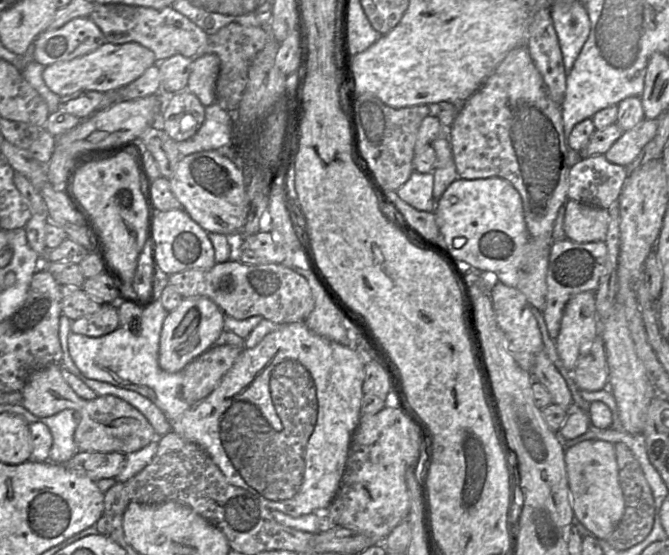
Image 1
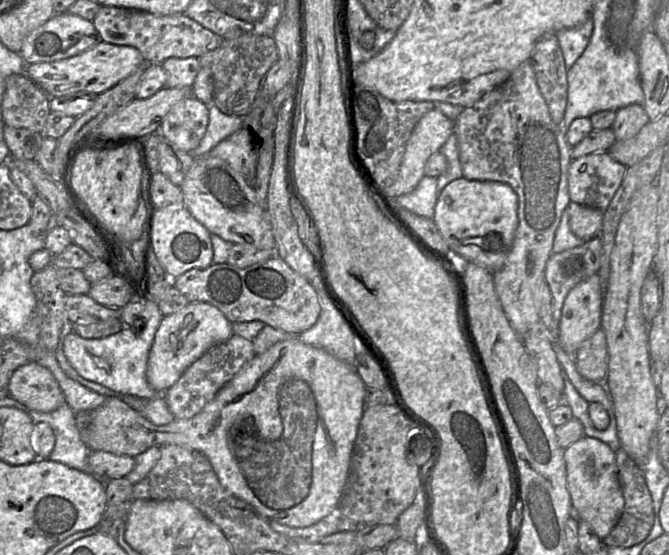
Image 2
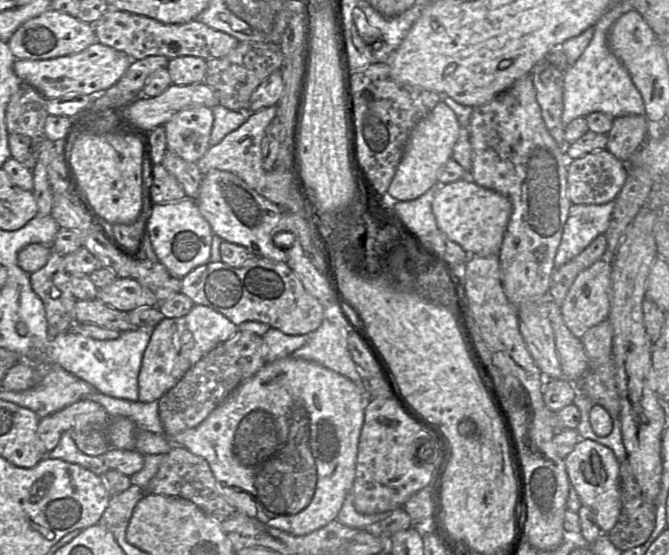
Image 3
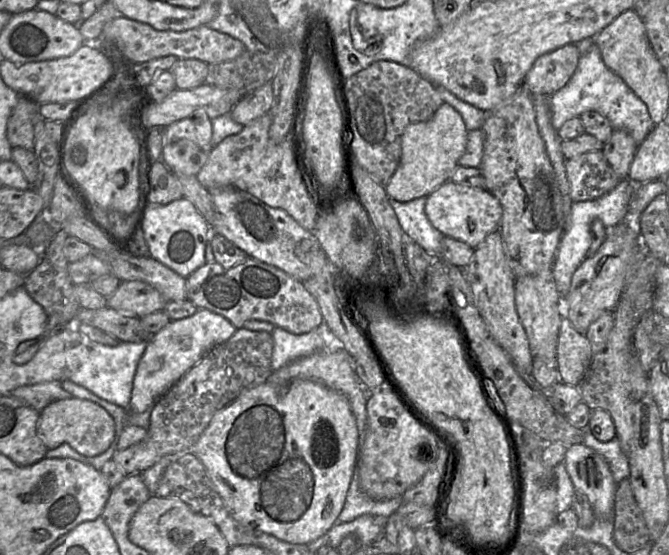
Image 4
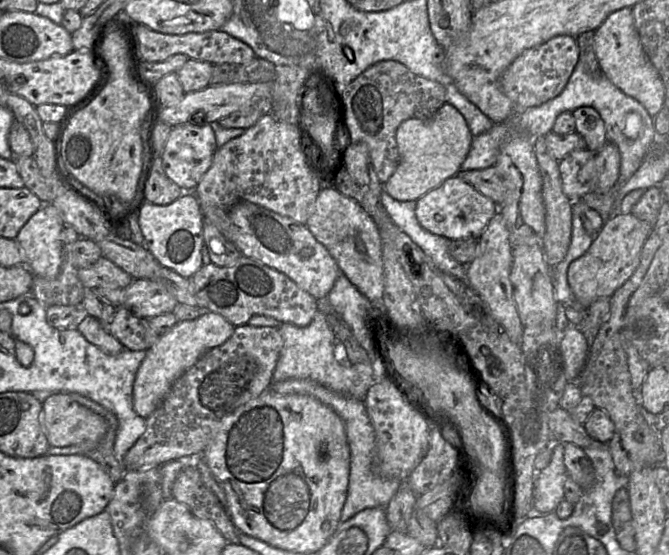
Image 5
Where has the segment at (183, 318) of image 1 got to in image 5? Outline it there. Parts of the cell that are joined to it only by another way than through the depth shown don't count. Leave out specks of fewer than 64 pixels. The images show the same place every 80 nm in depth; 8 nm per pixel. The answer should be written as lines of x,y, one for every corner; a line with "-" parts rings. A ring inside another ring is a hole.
202,311
194,320
178,321
166,334
146,351
133,385
133,407
136,413
148,418
159,406
173,383
208,350
225,343
234,333
235,327
223,316

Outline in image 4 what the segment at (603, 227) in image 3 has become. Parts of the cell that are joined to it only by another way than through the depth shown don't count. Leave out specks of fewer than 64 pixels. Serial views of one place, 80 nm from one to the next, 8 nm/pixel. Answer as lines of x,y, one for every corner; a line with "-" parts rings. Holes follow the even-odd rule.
627,178
621,180
614,189
599,198
572,203
570,213
566,218
566,228
560,240
552,266
552,274
559,296
566,297
568,295
573,273
586,258
586,254
592,243
590,227
593,220
601,220
606,228
610,228
621,222
627,213
628,204
634,195
636,186
635,183

